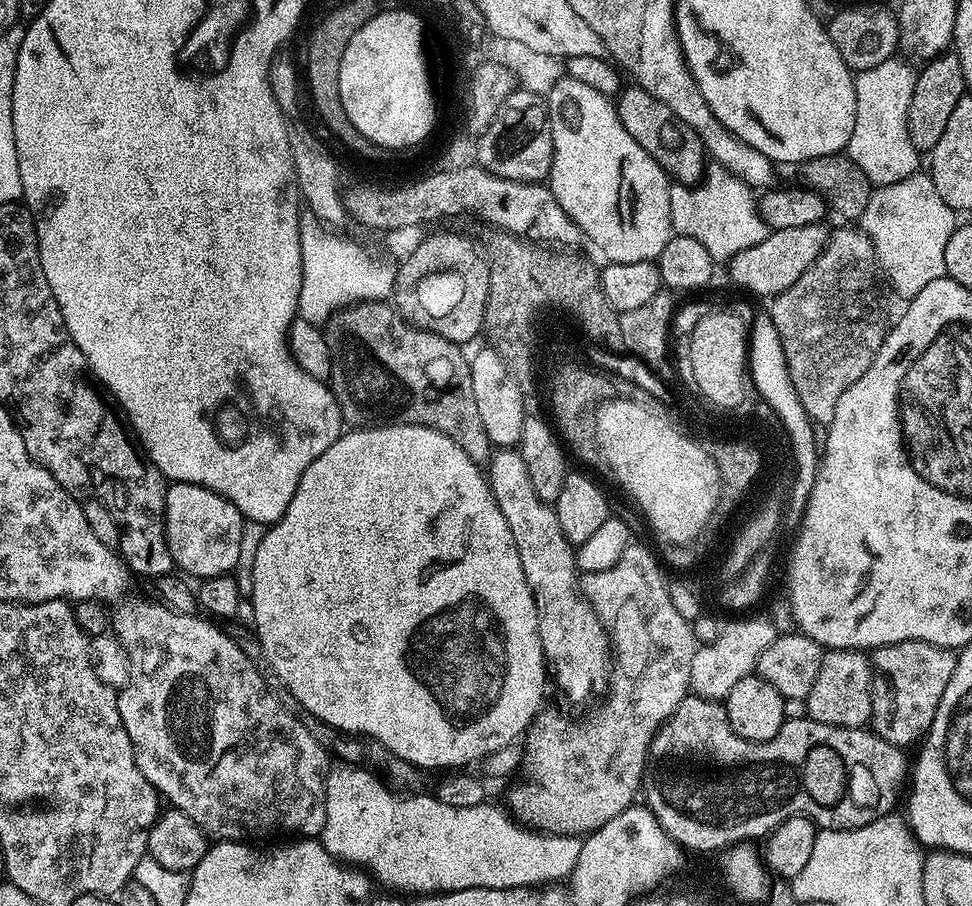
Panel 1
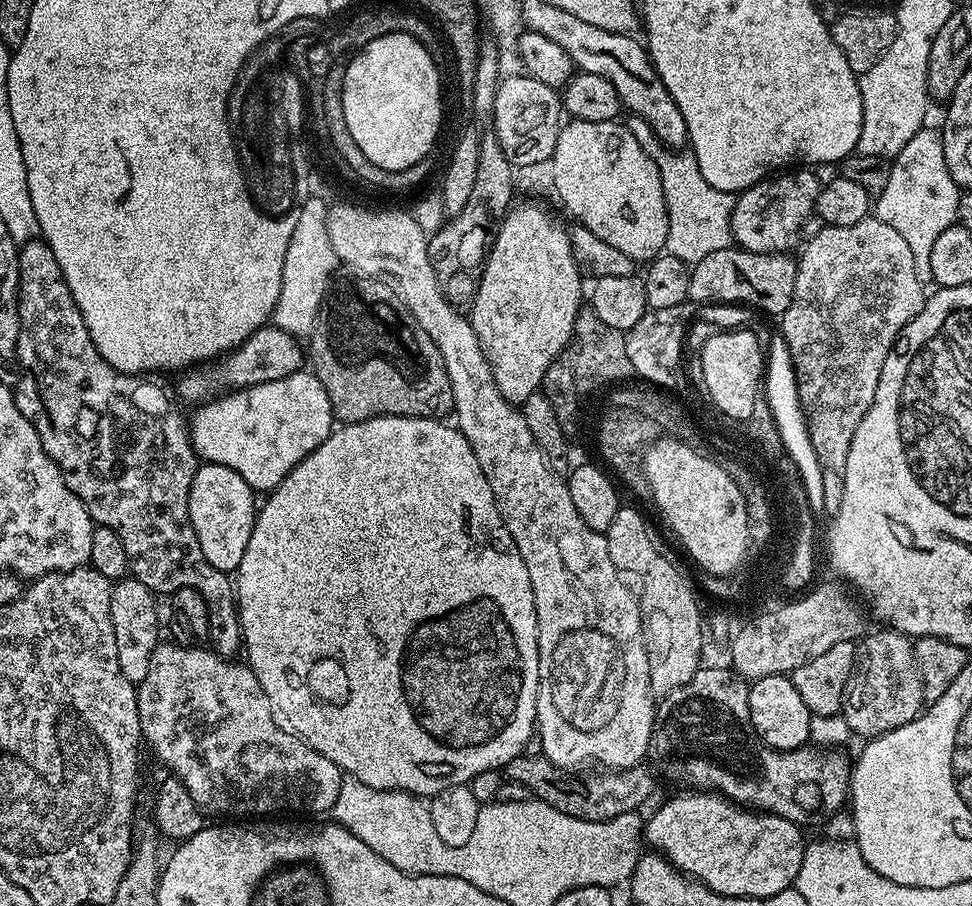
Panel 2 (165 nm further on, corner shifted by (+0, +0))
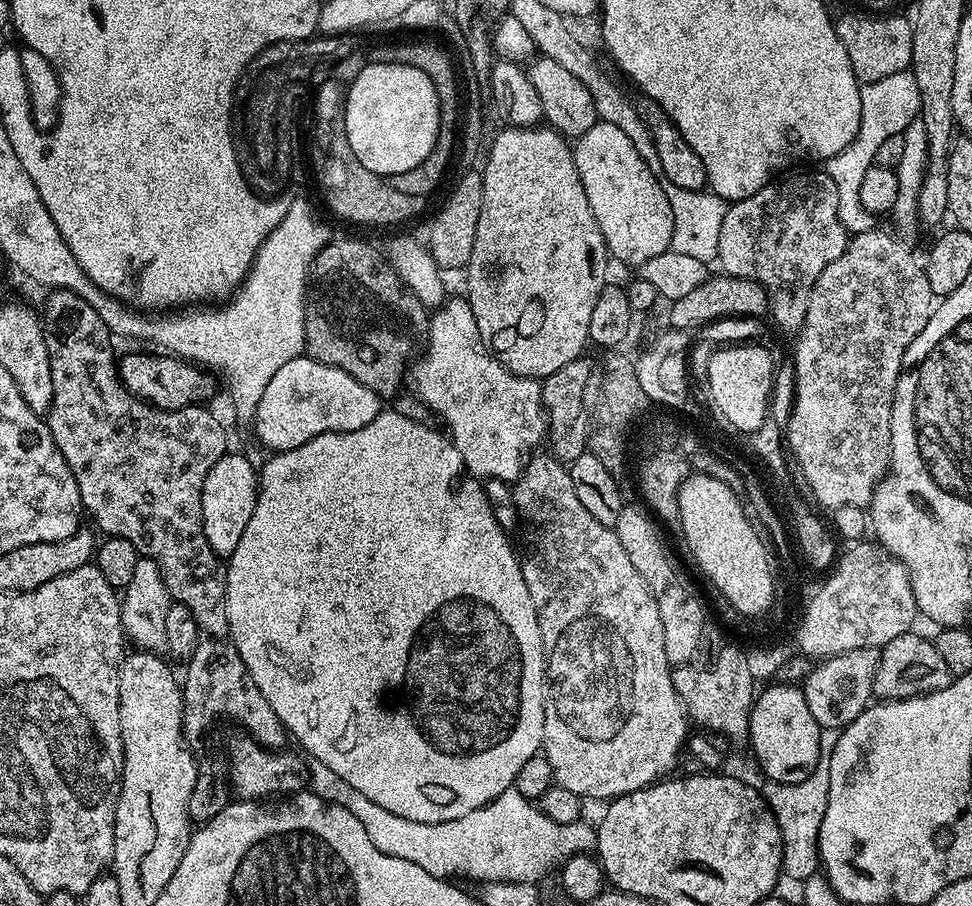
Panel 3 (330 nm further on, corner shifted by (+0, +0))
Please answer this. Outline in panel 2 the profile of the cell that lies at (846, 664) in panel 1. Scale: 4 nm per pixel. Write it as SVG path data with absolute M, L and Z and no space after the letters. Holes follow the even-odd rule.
M887 626L879 630L881 632L869 631L859 641L856 666L852 669L852 677L848 680L848 691L844 694L842 715L849 724L850 732L857 737L858 735L864 736L863 738L881 736L898 726L906 726L920 715L926 704L913 641L903 632L895 632Z

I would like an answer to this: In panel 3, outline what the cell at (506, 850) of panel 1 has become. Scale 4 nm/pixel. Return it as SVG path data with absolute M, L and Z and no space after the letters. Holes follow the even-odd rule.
M313 763L310 784L317 796L350 810L382 854L406 858L406 862L422 866L426 874L439 880L480 880L481 885L494 882L535 885L552 867L553 871L572 856L591 853L596 846L596 829L591 823L584 824L583 819L569 824L554 822L554 818L540 811L533 801L531 804L516 786L507 788L486 806L462 814L462 818L431 824L410 822L410 818L398 818L398 814L382 810L378 802L370 802L366 794L358 794L354 786L342 782L330 766Z

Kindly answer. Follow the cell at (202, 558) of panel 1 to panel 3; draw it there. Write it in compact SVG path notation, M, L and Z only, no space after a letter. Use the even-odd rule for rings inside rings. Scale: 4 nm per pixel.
M225 454L210 466L206 486L202 486L202 526L206 542L210 542L221 558L230 557L238 550L238 542L242 542L242 534L250 523L250 514L254 514L258 491L257 465L251 464L243 454L232 455Z

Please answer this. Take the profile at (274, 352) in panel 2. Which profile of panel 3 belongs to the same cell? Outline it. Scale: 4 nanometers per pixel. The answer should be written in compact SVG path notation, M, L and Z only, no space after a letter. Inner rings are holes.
M132 352L119 359L120 380L135 396L152 407L184 409L205 403L216 390L216 379L199 365L162 352Z

